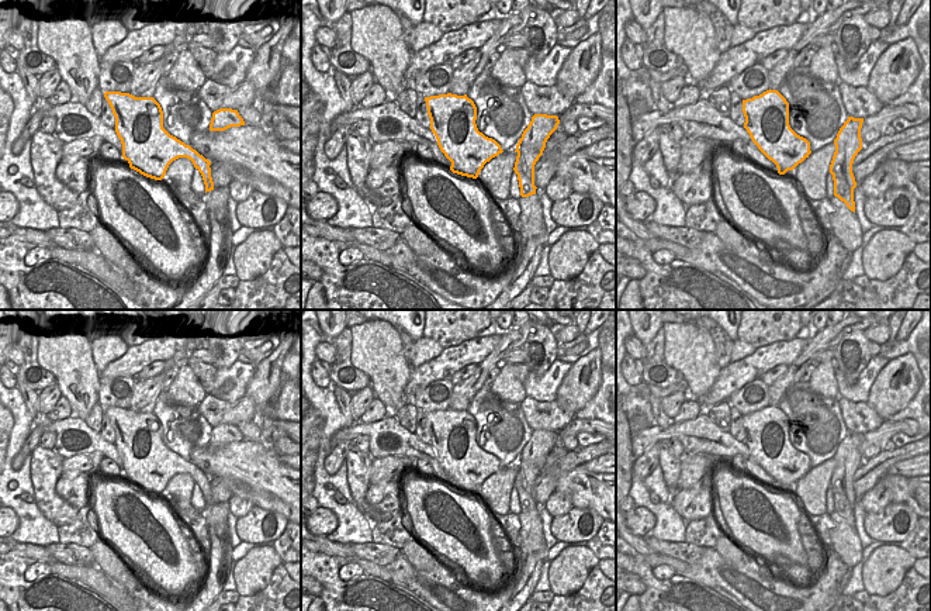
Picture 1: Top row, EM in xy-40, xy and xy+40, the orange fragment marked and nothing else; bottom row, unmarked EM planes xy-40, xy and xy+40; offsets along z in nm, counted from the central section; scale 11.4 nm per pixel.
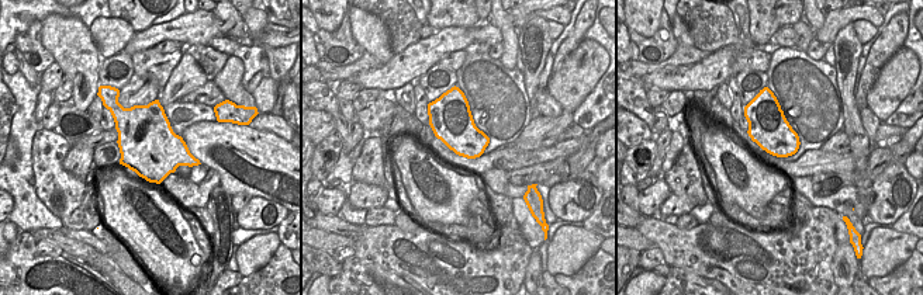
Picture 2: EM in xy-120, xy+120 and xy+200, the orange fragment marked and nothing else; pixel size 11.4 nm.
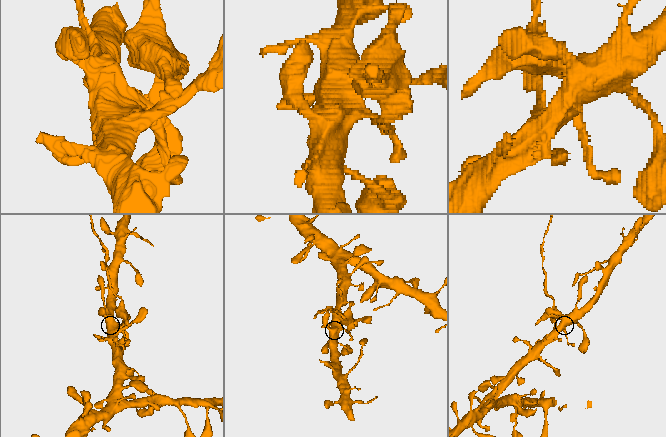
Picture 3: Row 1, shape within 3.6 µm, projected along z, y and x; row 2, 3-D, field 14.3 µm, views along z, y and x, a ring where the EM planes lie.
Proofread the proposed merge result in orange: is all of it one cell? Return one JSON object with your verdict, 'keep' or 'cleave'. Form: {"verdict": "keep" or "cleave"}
{"verdict": "cleave"}

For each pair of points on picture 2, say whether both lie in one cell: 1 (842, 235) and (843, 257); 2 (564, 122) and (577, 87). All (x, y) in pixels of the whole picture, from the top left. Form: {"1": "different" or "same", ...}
{"1": "different", "2": "different"}

